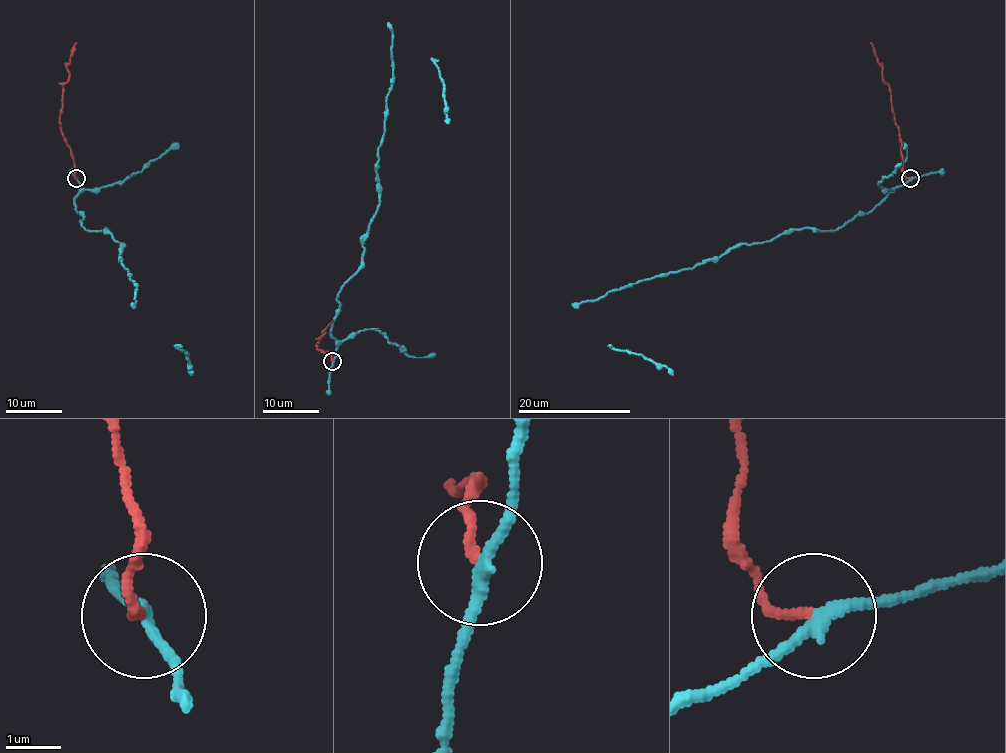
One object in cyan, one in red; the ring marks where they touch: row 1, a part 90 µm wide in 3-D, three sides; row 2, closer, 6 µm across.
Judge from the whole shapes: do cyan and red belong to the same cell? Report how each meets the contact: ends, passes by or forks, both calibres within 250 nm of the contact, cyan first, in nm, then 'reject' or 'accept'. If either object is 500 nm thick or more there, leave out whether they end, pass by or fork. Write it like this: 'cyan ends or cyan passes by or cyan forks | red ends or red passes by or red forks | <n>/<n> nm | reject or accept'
cyan passes by | red ends | 190/160 nm | reject

